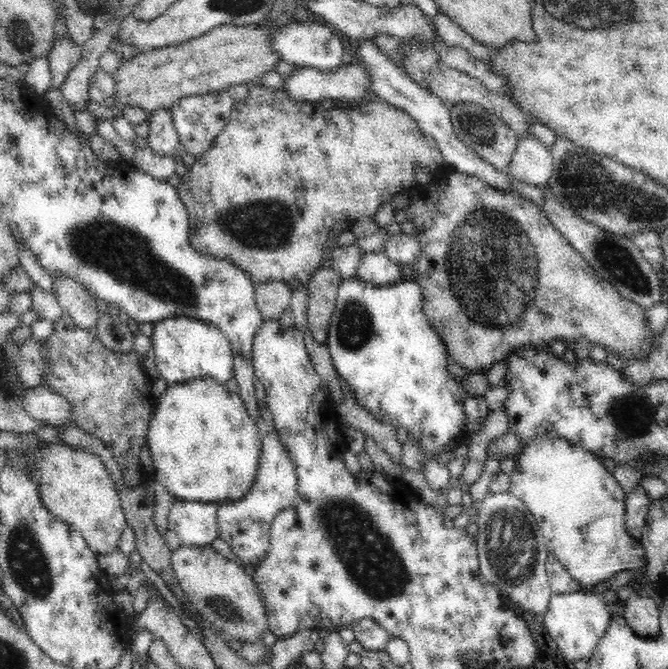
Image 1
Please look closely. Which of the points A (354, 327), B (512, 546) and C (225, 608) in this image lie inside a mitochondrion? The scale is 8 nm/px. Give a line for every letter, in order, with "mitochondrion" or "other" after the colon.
A: mitochondrion
B: mitochondrion
C: mitochondrion

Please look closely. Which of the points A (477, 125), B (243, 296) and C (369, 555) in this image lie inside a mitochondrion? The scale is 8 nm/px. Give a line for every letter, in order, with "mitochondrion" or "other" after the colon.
A: mitochondrion
B: other
C: mitochondrion

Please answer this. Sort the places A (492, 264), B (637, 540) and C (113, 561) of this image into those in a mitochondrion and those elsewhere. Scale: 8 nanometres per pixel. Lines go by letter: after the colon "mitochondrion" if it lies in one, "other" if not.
A: mitochondrion
B: other
C: other

